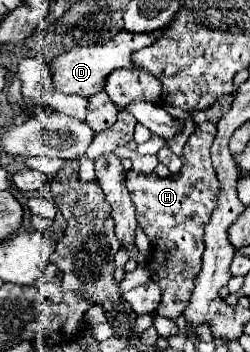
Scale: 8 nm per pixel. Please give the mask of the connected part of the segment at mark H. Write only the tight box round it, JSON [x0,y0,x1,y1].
[126,121,220,319]

